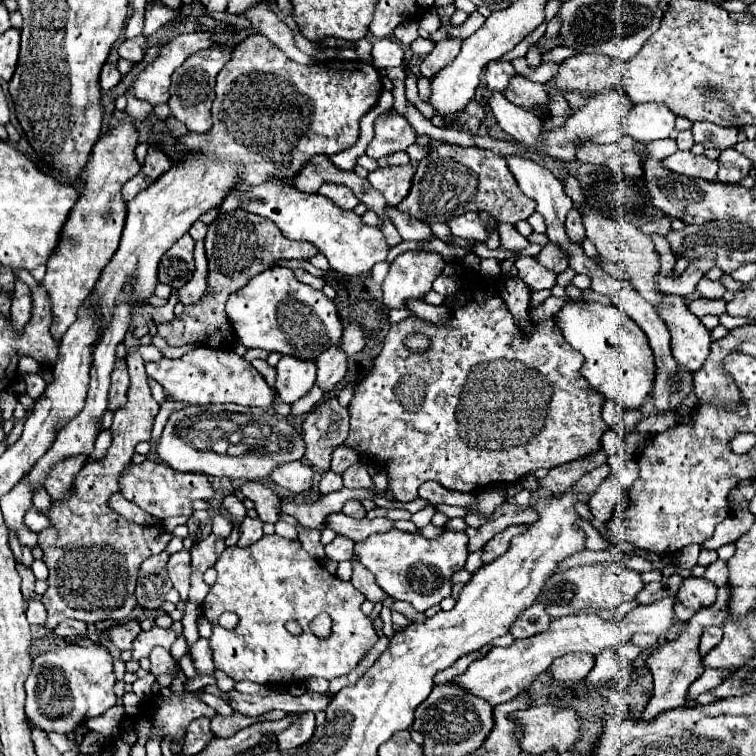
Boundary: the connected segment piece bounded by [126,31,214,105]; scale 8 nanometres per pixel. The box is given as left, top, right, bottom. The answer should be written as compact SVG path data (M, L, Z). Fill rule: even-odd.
M188 33L188 35L178 35L170 39L166 45L160 47L158 57L146 65L146 69L134 79L132 87L126 91L134 95L136 99L148 101L150 105L158 103L168 103L170 99L170 75L178 65L184 63L190 53L196 53L198 49L212 47L214 39L212 33Z

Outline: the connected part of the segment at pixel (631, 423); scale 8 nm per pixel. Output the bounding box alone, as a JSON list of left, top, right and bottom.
[614,411,640,433]

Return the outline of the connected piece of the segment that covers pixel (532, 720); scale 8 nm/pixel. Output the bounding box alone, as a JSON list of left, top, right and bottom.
[510,705,580,755]

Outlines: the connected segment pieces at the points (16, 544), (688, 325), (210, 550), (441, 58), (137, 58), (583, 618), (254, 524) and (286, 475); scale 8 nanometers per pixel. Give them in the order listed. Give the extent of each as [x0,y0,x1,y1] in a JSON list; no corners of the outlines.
[[10,531,34,567],[658,295,712,371],[189,533,226,606],[420,37,462,79],[118,35,146,63],[452,597,676,707],[238,517,264,547],[272,461,312,495]]

